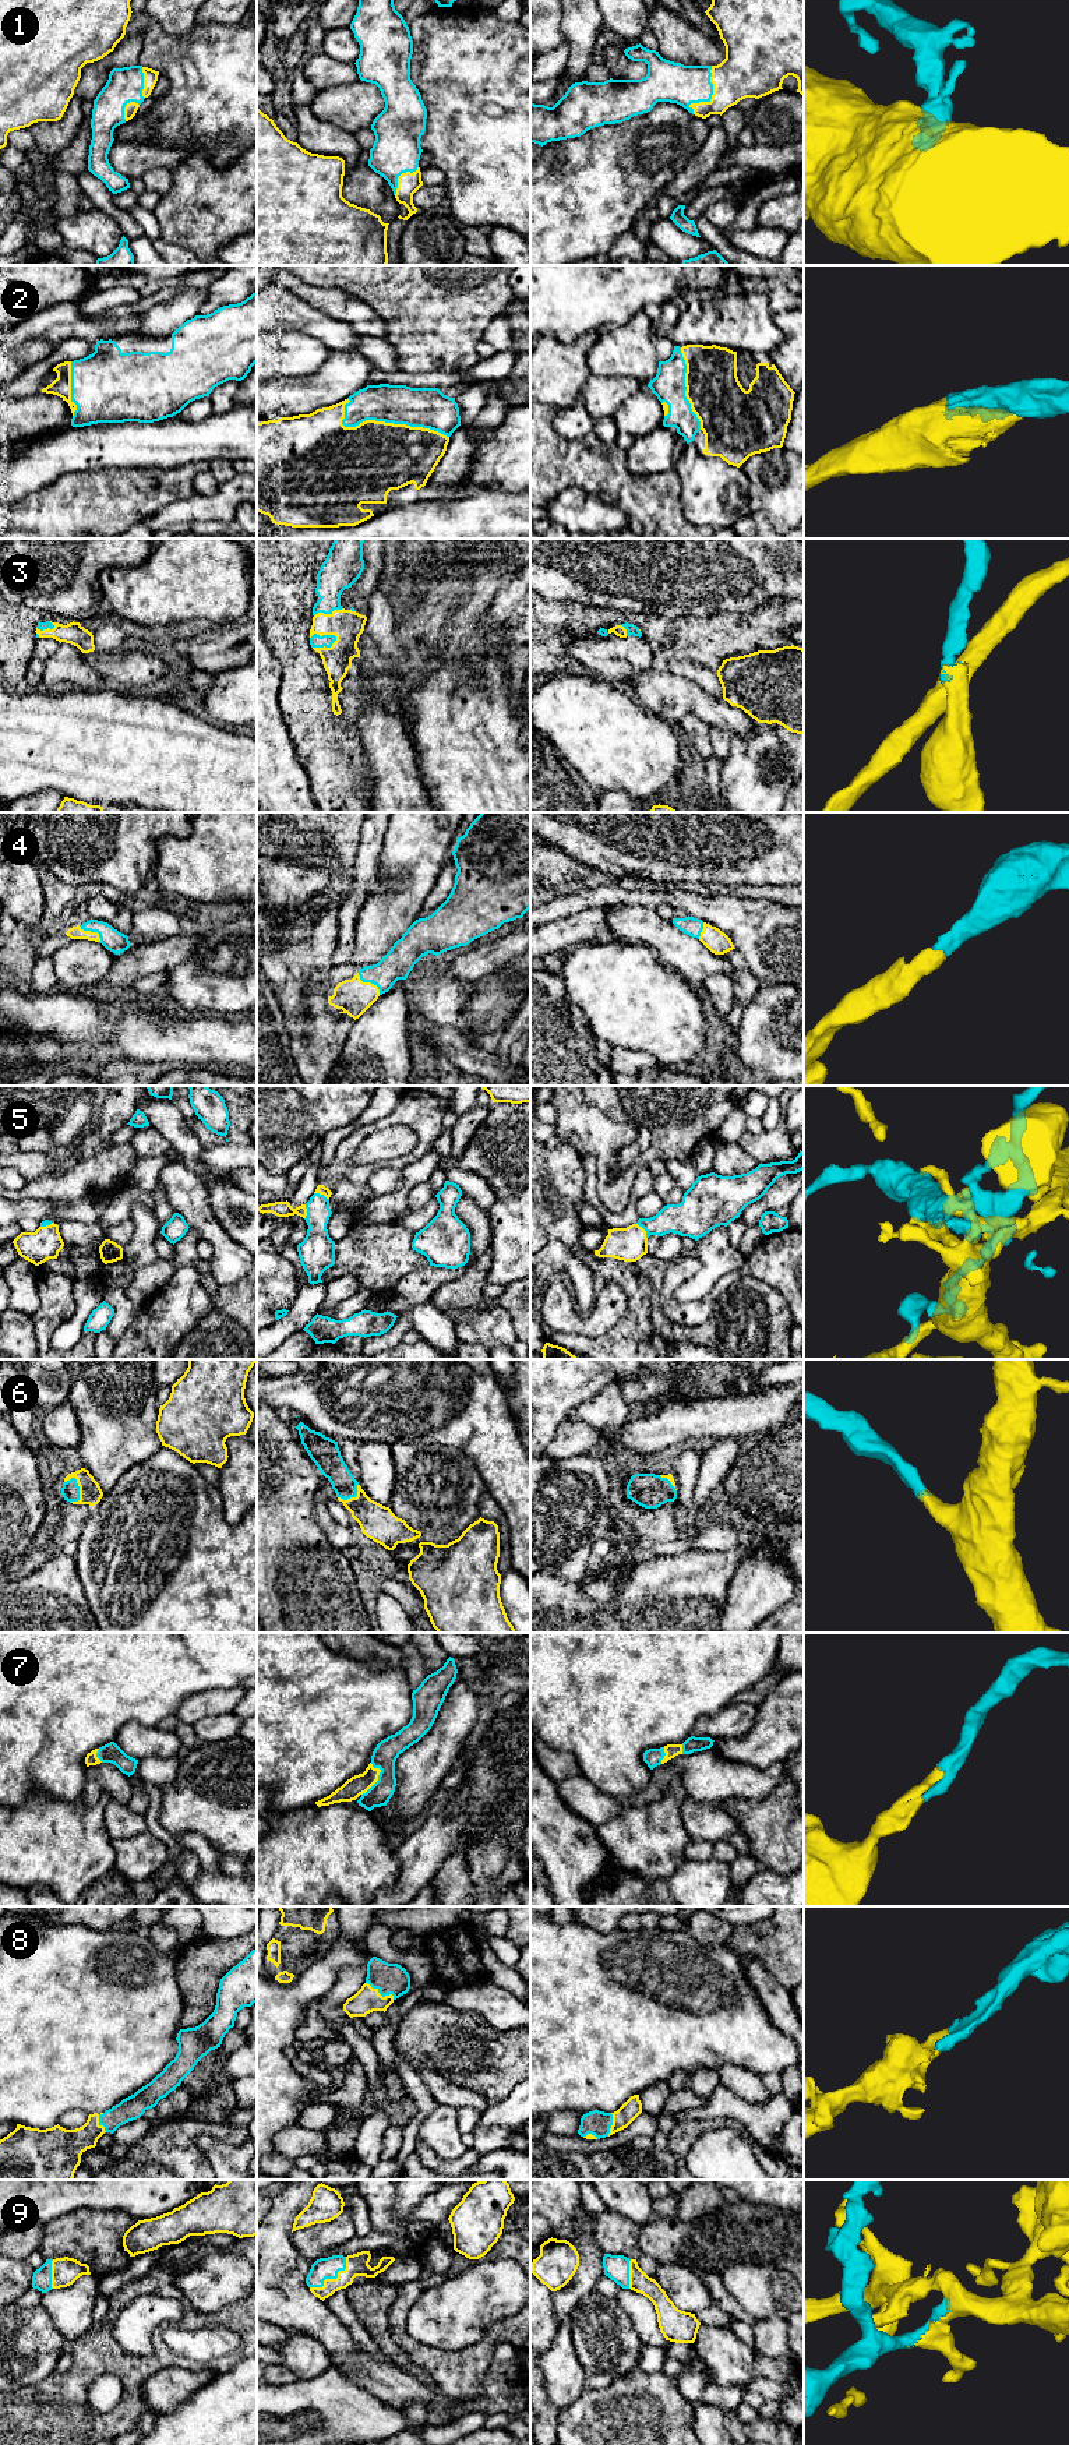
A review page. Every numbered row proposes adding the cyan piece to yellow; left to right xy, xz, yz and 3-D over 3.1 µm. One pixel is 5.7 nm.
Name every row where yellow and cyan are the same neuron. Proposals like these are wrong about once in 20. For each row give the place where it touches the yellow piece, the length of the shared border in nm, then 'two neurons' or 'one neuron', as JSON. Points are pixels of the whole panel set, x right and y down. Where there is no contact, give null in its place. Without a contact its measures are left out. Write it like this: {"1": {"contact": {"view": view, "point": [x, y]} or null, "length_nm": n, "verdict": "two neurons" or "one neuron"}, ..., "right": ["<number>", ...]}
{"1": {"contact": {"view": "yz", "point": [712, 96]}, "length_nm": 300, "verdict": "one neuron"}, "2": {"contact": {"view": "xz", "point": [387, 423]}, "length_nm": 650, "verdict": "one neuron"}, "3": {"contact": {"view": "xz", "point": [324, 634]}, "length_nm": 160, "verdict": "one neuron"}, "4": {"contact": {"view": "xz", "point": [370, 983]}, "length_nm": 180, "verdict": "one neuron"}, "5": {"contact": {"view": "yz", "point": [645, 1231]}, "length_nm": 110, "verdict": "one neuron"}, "6": {"contact": {"view": "xy", "point": [80, 1492]}, "length_nm": 160, "verdict": "one neuron"}, "7": {"contact": {"view": "xz", "point": [377, 1778]}, "length_nm": 200, "verdict": "one neuron"}, "8": {"contact": {"view": "xz", "point": [380, 1994]}, "length_nm": 190, "verdict": "one neuron"}, "9": {"contact": {"view": "xz", "point": [332, 2279]}, "length_nm": 280, "verdict": "one neuron"}, "right": ["1", "2", "3", "4", "5", "6", "7", "8", "9"]}

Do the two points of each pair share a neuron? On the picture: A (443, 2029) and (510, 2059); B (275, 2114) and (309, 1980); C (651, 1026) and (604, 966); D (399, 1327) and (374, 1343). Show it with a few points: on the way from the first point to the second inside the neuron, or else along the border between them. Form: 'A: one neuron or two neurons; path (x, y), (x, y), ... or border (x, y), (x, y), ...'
A: one neuron; path (443, 2053), (445, 2060), (459, 2074), (486, 2074)
B: one neuron; path (275, 2081), (275, 2018), (279, 2014)
C: one neuron; path (644, 1011), (614, 981)
D: one neuron; path (394, 1333), (380, 1343)

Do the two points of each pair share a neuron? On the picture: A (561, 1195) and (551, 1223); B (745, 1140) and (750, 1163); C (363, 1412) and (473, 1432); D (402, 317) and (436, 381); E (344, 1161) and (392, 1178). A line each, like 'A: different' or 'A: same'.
A: same
B: different
C: same
D: different
E: different

